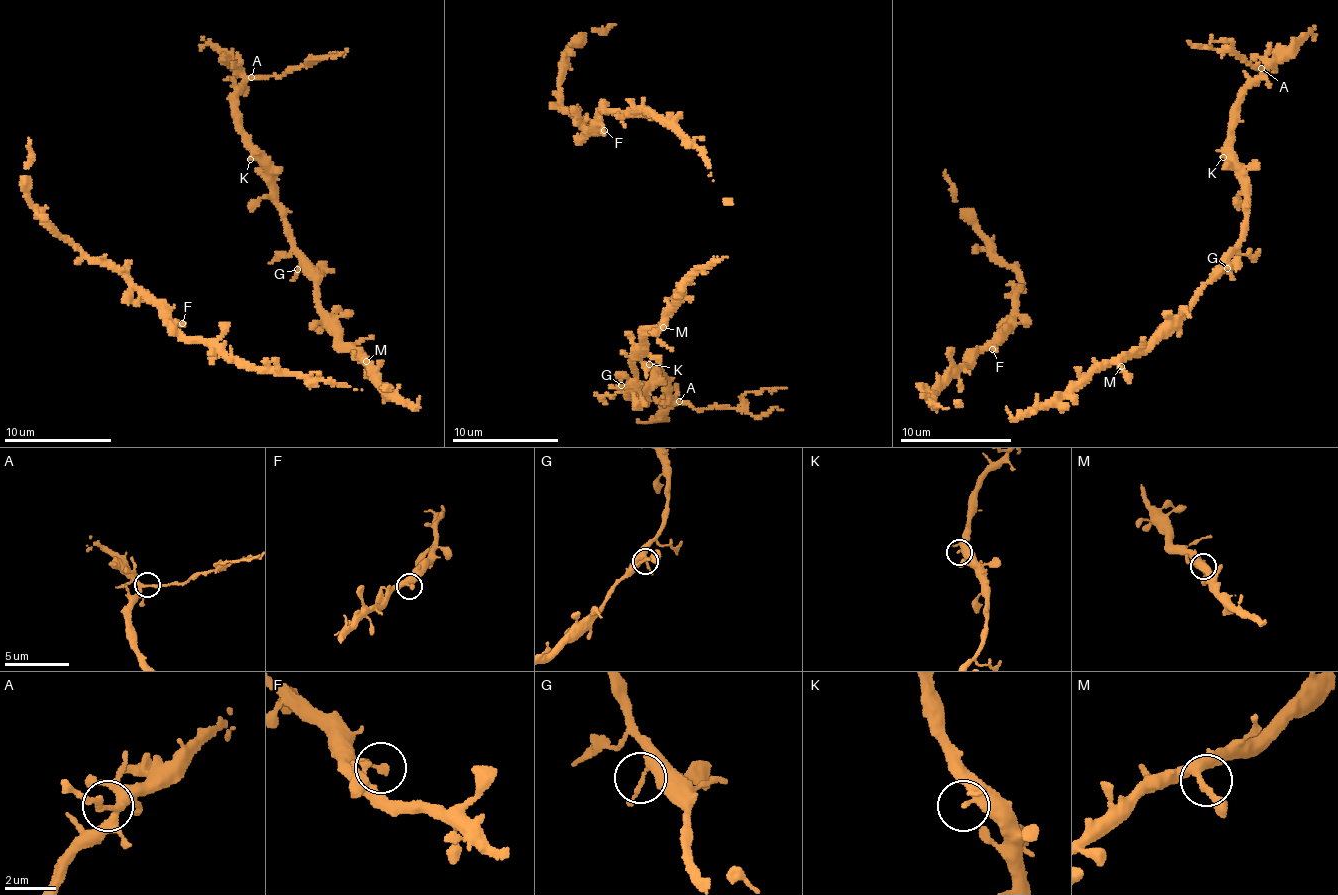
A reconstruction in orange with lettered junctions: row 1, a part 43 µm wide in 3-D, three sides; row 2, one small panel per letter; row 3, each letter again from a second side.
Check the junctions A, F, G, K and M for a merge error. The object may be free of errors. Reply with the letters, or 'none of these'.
A

